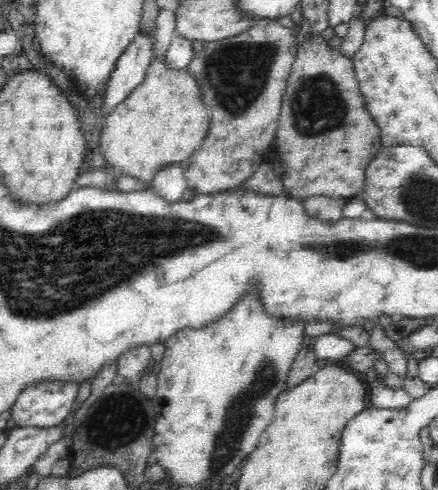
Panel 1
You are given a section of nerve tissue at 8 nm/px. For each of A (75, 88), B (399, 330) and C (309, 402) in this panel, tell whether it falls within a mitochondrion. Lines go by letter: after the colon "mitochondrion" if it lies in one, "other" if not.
A: other
B: other
C: other

